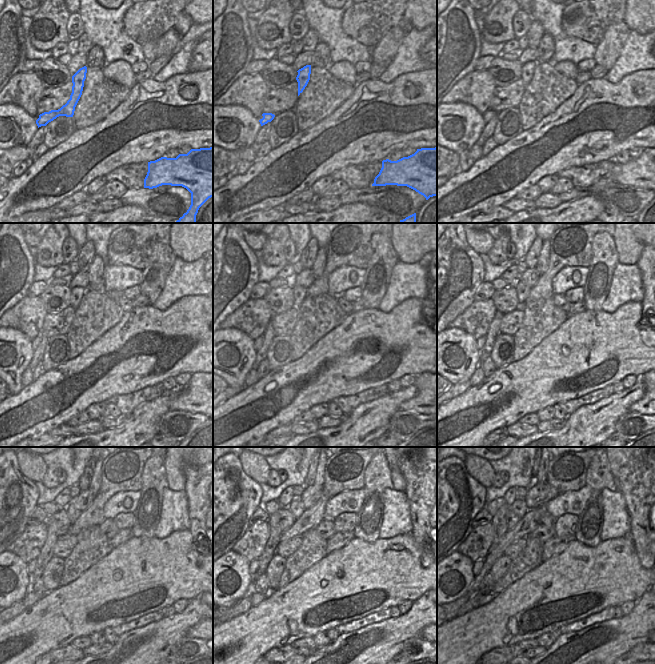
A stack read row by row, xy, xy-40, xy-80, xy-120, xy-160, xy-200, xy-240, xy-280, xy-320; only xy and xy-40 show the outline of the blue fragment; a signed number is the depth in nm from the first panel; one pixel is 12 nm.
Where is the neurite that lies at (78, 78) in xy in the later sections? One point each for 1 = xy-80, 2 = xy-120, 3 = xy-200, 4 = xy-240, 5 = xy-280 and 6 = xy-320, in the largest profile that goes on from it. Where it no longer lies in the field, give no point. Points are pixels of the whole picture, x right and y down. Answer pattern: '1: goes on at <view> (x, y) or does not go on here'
1: goes on at xy-80 (528, 68)
2: goes on at xy-120 (77, 293)
3: goes on at xy-200 (522, 290)
4: goes on at xy-240 (73, 513)
5: goes on at xy-280 (295, 507)
6: goes on at xy-320 (519, 507)

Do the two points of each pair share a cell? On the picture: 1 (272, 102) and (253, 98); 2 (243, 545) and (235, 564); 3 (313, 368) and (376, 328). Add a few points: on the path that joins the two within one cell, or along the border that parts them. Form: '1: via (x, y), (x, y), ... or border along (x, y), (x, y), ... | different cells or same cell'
1: border along (269, 89), (264, 99), (262, 112) | different cells
2: border along (231, 549), (242, 554), (249, 562) | different cells
3: via (329, 357), (339, 357), (360, 338) | same cell

